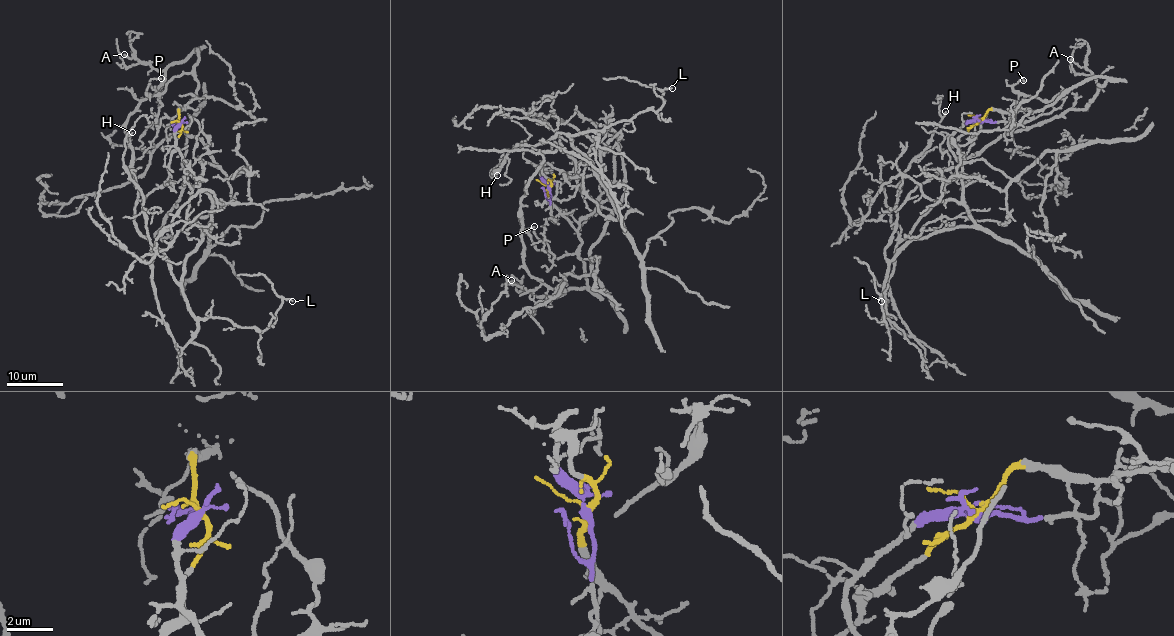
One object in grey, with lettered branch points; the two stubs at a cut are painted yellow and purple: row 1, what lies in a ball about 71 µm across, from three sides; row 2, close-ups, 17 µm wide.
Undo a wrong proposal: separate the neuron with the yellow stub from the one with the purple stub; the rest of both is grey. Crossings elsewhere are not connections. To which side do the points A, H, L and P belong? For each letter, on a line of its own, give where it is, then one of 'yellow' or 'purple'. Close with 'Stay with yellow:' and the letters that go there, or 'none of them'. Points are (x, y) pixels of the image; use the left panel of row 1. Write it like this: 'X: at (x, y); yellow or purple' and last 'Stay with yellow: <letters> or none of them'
A: at (124, 54); yellow
H: at (132, 132); purple
L: at (292, 301); purple
P: at (161, 78); yellow
Stay with yellow: A, P

